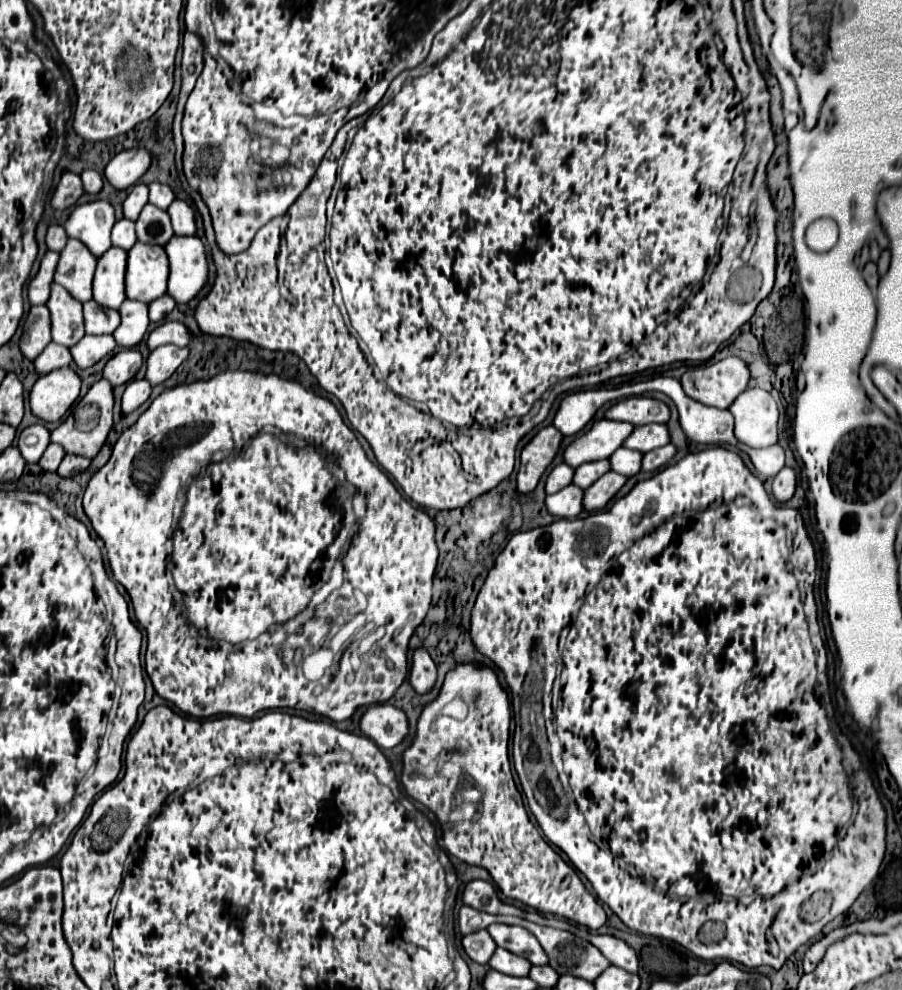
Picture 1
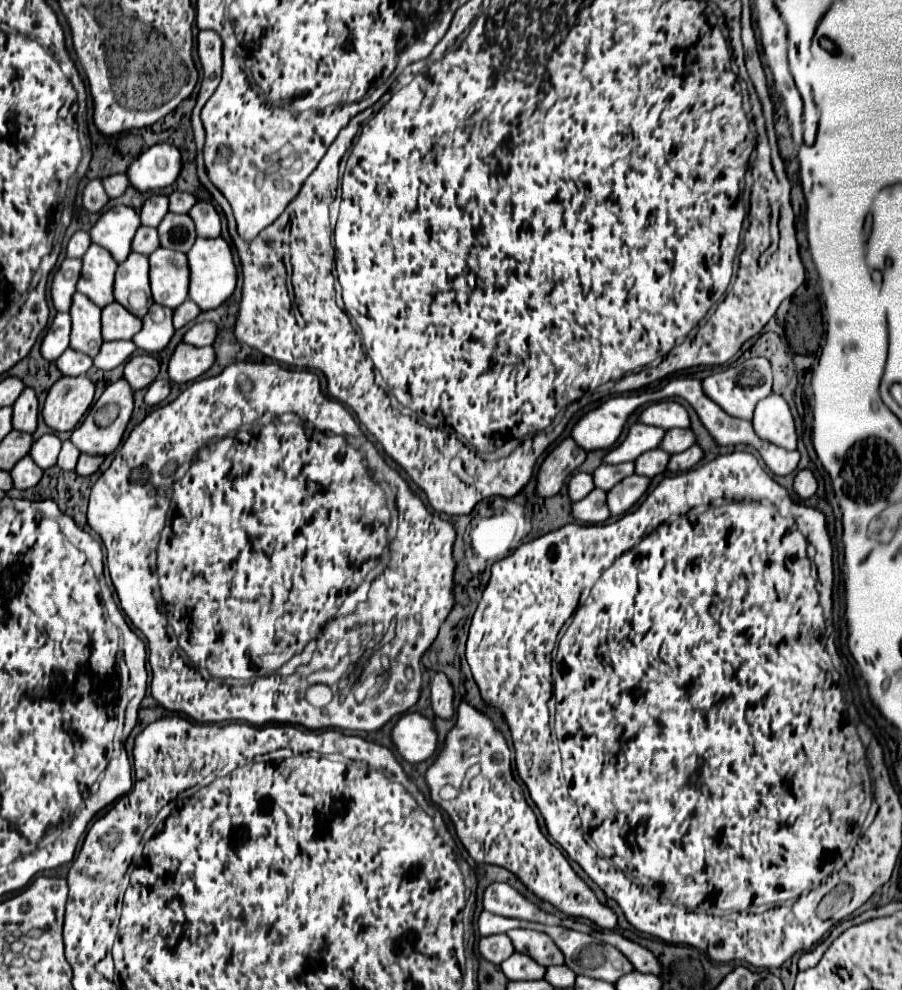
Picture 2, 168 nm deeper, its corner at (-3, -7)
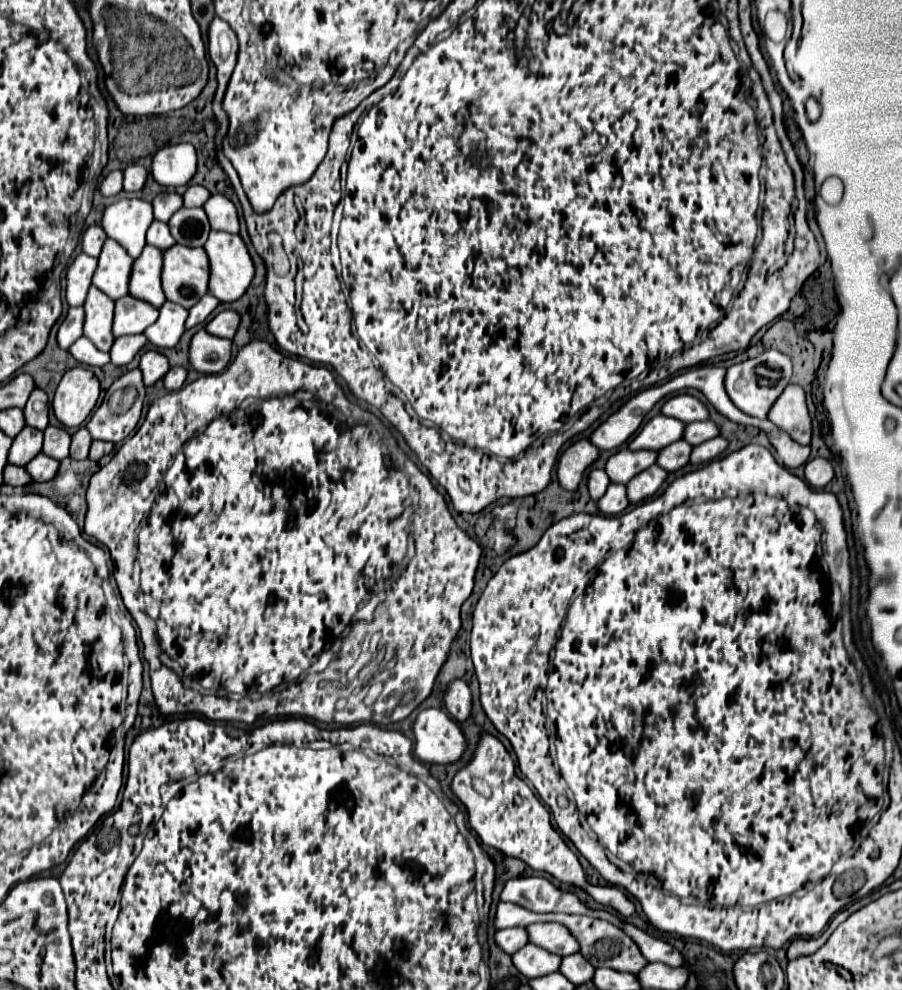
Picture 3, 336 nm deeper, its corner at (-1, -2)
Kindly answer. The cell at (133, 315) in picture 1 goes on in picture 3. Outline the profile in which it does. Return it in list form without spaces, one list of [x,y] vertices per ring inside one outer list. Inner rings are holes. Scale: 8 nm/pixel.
[[[166,301],[164,307],[158,311],[160,311],[160,315],[158,315],[156,323],[152,323],[144,331],[144,335],[158,349],[174,347],[178,343],[180,335],[184,333],[184,321],[186,321],[188,311],[172,301]]]

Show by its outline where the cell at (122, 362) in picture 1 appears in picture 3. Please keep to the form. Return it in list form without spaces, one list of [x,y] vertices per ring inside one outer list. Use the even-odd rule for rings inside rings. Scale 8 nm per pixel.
[[[146,351],[140,357],[140,371],[144,385],[154,385],[158,379],[162,379],[168,373],[168,369],[170,369],[168,359],[158,351]]]

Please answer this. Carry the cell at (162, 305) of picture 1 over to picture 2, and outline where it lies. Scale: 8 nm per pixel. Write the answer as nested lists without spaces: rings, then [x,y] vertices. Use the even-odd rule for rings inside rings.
[[[186,300],[180,308],[174,310],[174,328],[180,330],[180,328],[186,326],[188,322],[194,322],[200,312],[202,312],[202,310],[200,310],[198,304],[194,304],[194,300]]]

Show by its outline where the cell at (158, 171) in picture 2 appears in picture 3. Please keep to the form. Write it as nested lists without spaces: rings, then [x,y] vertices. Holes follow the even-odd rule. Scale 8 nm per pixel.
[[[190,143],[166,145],[154,157],[150,165],[154,181],[162,187],[188,185],[196,173],[196,149]]]

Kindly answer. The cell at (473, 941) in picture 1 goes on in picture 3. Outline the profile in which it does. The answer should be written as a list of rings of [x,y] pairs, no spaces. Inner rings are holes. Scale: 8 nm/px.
[[[522,927],[502,929],[502,931],[496,931],[494,941],[496,941],[496,945],[498,945],[502,951],[506,951],[508,955],[512,955],[512,953],[516,953],[522,945],[528,943],[528,935],[526,935],[526,929],[522,929]]]

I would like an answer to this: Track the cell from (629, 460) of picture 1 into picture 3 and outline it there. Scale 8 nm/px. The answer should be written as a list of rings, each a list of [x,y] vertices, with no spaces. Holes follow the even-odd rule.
[[[686,441],[670,443],[670,447],[664,447],[658,451],[656,465],[666,469],[666,471],[676,471],[688,463],[690,451],[692,451],[692,445],[688,445]]]

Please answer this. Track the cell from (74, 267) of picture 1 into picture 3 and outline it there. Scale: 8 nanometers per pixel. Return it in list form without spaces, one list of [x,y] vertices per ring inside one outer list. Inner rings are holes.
[[[106,239],[98,255],[98,267],[94,271],[92,285],[110,295],[110,299],[120,299],[128,295],[132,261],[134,259],[130,259],[130,255],[126,255],[126,251],[114,239]]]

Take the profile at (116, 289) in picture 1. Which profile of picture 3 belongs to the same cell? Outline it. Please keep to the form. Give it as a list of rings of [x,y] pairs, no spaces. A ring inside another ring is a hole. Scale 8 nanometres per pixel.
[[[146,245],[142,249],[142,255],[134,259],[128,293],[134,295],[136,299],[150,303],[152,307],[162,307],[166,297],[160,287],[160,269],[162,269],[162,251],[158,247]]]

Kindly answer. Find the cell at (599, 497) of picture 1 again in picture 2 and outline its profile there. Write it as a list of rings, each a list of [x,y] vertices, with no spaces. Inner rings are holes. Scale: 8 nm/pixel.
[[[632,474],[624,478],[620,484],[616,484],[616,488],[608,492],[608,506],[612,516],[618,518],[626,514],[644,496],[648,486],[650,486],[650,478],[640,474]]]

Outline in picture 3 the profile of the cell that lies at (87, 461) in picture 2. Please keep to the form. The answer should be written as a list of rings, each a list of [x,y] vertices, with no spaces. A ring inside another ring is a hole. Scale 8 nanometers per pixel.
[[[92,441],[92,445],[90,445],[90,453],[88,453],[88,459],[90,459],[90,461],[98,461],[98,459],[104,457],[106,453],[110,453],[112,449],[114,449],[114,443]]]

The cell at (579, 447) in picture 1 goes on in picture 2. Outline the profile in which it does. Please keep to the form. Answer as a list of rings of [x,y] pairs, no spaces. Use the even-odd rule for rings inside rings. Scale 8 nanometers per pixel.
[[[638,422],[628,430],[626,438],[622,442],[618,442],[618,446],[614,446],[604,456],[604,462],[606,464],[622,464],[622,462],[636,460],[640,454],[644,454],[648,450],[656,450],[660,446],[664,434],[666,434],[664,428],[656,428],[656,426]]]

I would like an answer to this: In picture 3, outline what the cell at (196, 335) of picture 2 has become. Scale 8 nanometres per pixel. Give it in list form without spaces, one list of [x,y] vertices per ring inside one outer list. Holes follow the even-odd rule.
[[[222,311],[212,321],[208,321],[204,329],[210,335],[232,339],[234,333],[236,333],[236,329],[238,329],[238,323],[240,323],[240,315],[236,311]]]

